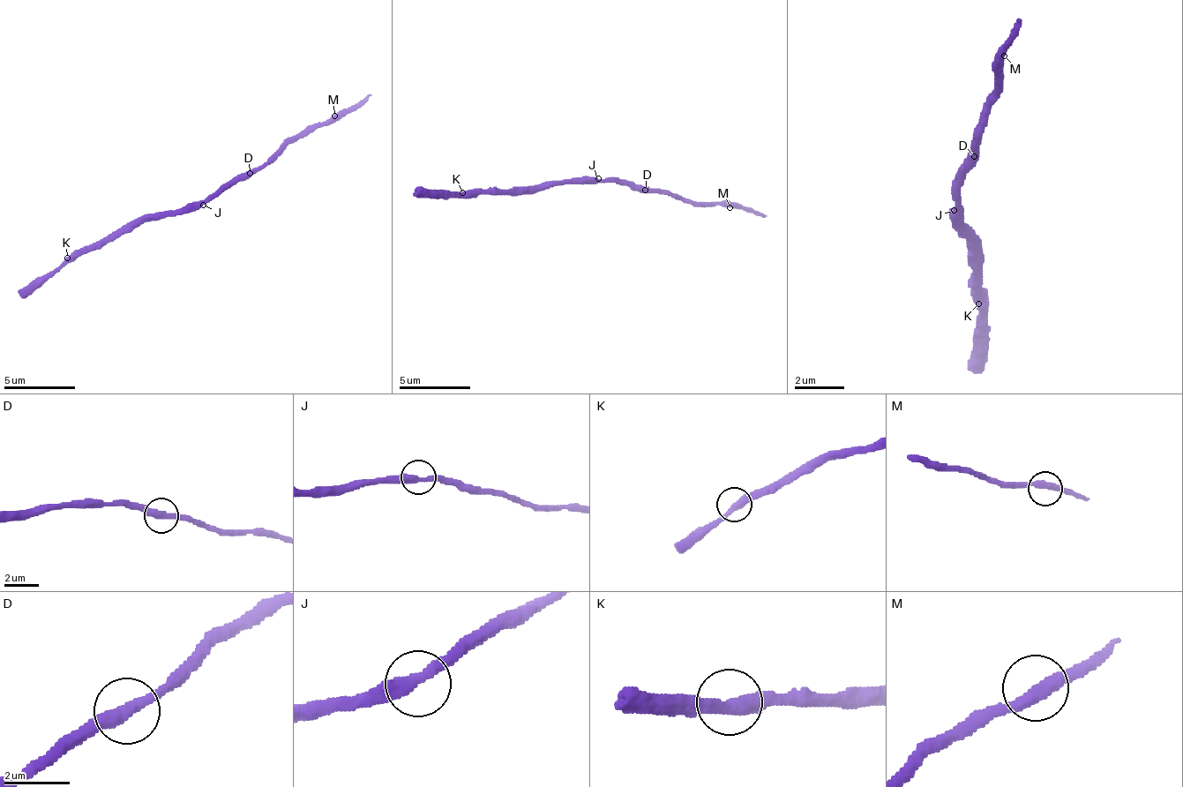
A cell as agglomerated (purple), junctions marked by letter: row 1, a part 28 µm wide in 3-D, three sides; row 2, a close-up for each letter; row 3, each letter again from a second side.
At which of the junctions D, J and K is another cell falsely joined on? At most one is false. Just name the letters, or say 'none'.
D

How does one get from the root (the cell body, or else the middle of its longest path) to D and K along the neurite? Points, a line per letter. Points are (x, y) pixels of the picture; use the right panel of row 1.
D: (960, 204), (960, 173), (972, 154)
K: (960, 204), (960, 222), (972, 241), (972, 297), (978, 303)

